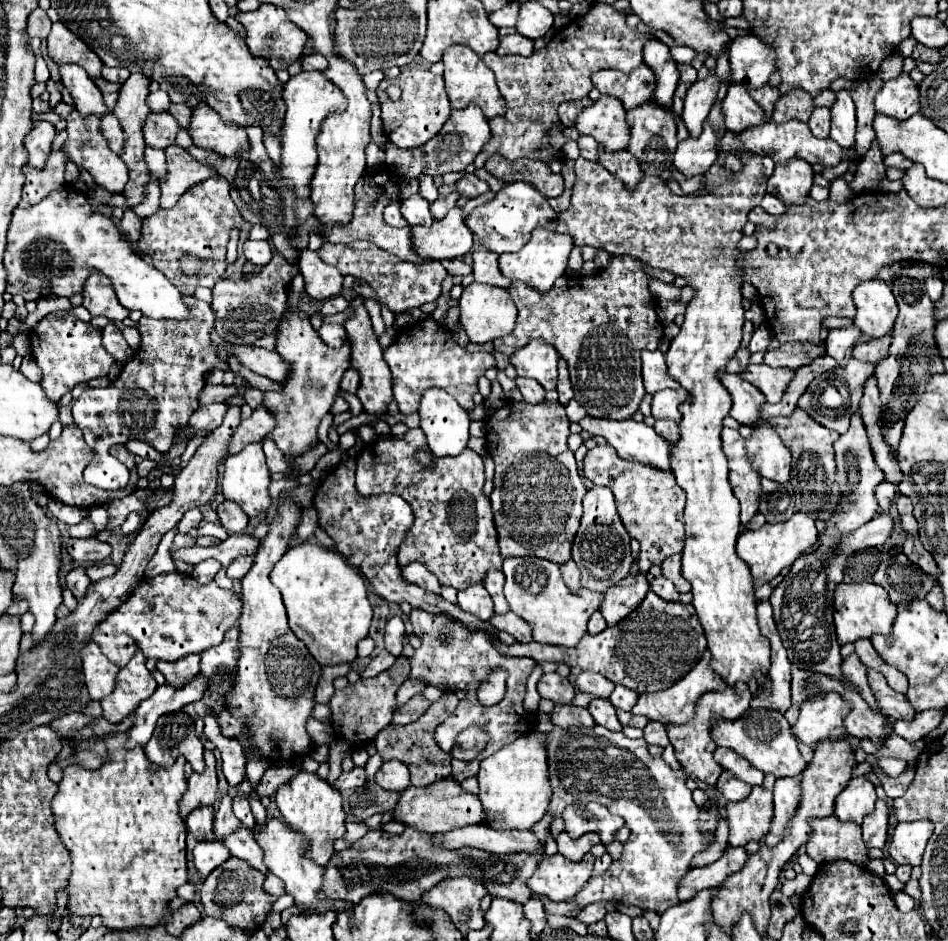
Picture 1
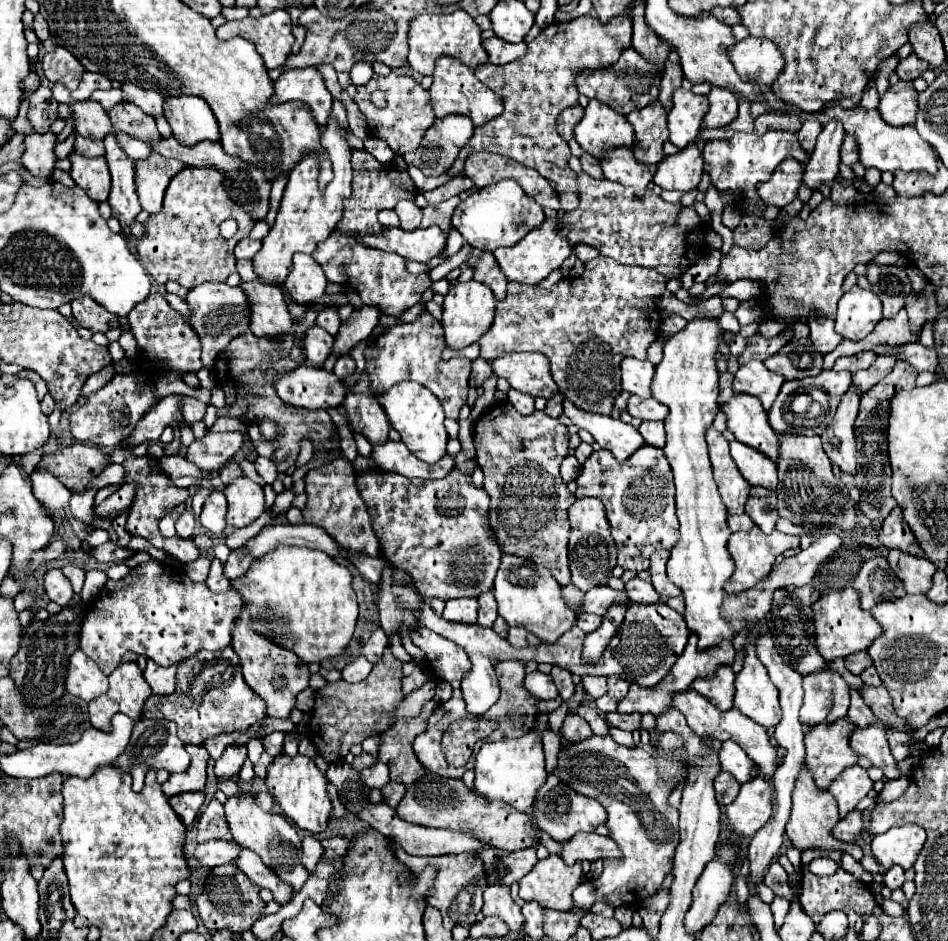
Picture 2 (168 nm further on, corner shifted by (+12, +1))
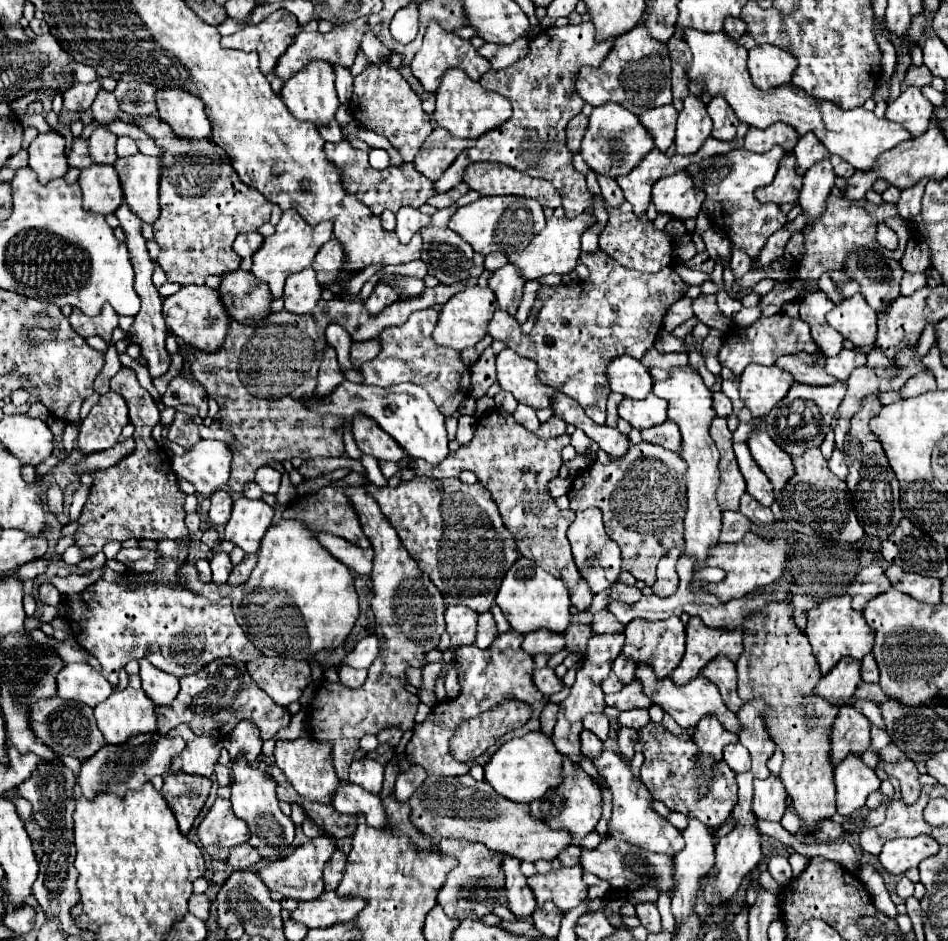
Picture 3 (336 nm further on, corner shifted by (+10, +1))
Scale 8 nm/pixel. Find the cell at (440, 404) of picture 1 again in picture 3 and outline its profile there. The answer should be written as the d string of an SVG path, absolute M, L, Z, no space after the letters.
M343 379L327 397L305 397L301 399L311 413L317 415L339 415L339 417L353 417L357 413L369 415L377 421L377 425L387 431L405 451L409 457L425 459L427 463L441 463L447 453L447 431L445 431L445 417L433 405L429 393L415 383L399 383L393 387L373 387L365 383L353 383Z

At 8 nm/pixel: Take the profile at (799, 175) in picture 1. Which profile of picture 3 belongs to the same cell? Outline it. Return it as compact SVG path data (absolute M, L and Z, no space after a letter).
M781 165L775 179L773 179L773 183L767 185L767 187L757 189L755 197L761 203L767 203L767 201L773 201L777 205L795 203L797 197L799 197L801 185L803 185L803 177L795 169L789 169L789 167Z

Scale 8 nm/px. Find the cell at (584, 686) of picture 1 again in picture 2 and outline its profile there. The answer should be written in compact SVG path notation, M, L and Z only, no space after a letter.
M587 675L587 677L583 677L581 685L585 687L587 695L591 695L593 699L607 693L607 677L591 677L591 675Z

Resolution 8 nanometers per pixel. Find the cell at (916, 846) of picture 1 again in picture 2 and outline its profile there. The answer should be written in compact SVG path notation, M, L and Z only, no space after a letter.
M903 825L893 827L887 833L875 835L871 849L875 859L885 869L891 869L891 865L899 865L907 871L917 861L923 843L925 843L925 831L919 825Z

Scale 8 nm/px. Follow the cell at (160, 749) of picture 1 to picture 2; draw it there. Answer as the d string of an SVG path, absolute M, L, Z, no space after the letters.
M141 719L135 725L135 729L133 729L129 745L117 757L117 761L111 763L111 765L131 773L131 777L133 777L133 791L139 793L143 789L145 771L149 771L149 769L165 769L169 773L181 773L181 771L185 771L189 767L189 753L185 751L183 741L177 737L175 723L171 723L167 719Z

